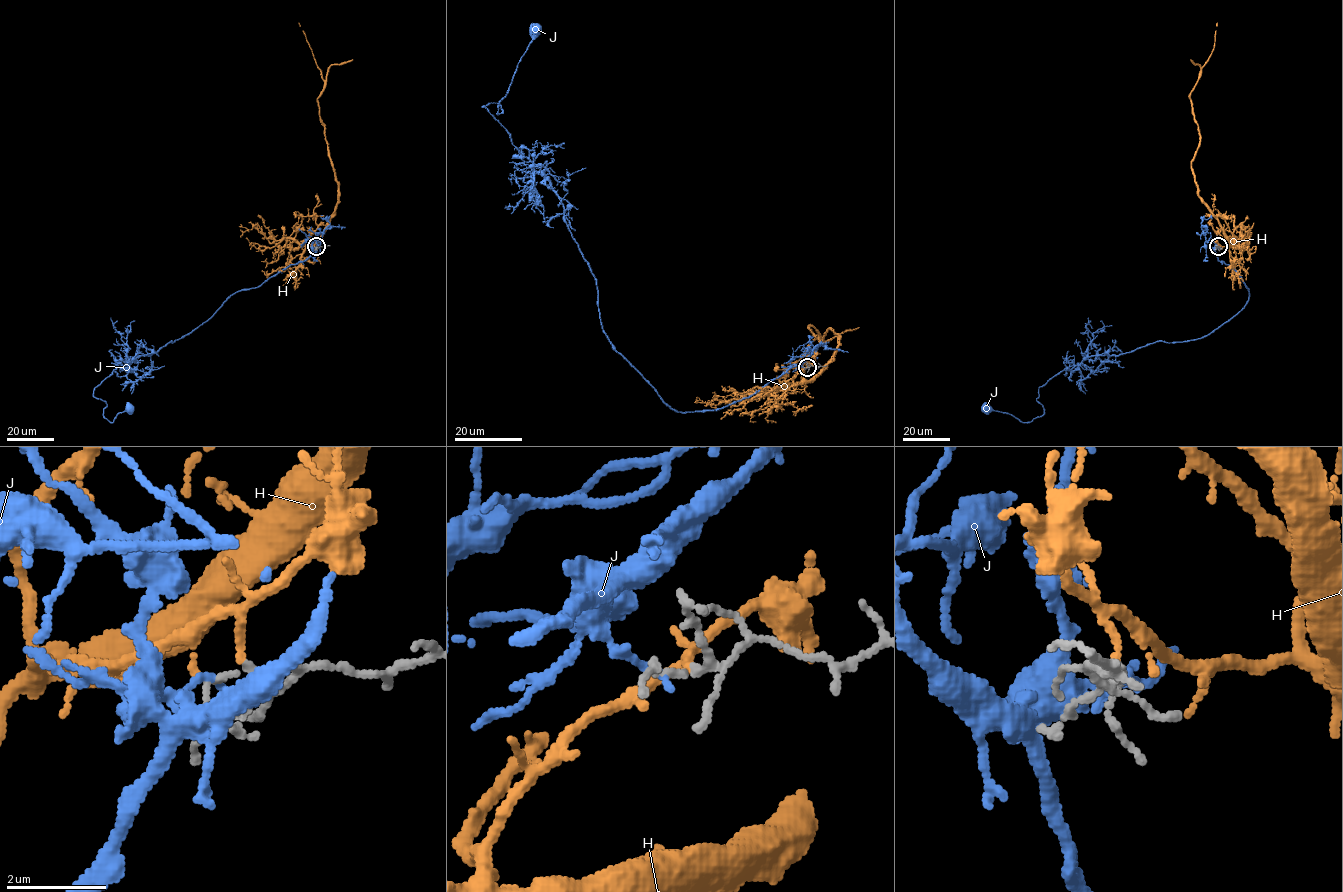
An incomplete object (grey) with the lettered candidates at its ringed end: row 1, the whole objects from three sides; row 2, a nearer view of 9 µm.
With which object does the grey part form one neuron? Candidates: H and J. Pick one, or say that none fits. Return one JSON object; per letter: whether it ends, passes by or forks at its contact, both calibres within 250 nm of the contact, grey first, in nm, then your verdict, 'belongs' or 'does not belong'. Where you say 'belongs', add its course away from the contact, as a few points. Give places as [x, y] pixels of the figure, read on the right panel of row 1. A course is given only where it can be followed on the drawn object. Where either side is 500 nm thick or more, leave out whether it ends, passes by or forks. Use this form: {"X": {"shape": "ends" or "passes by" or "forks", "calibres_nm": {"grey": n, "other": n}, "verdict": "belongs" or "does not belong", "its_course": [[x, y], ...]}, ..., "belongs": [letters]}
{"H": {"shape": "passes by", "calibres_nm": {"grey": 120, "other": 90}, "verdict": "belongs", "its_course": [[1219, 246], [1229, 245], [1229, 240], [1199, 195], [1191, 163], [1199, 140], [1190, 95], [1213, 49], [1217, 22]]}, "J": {"shape": "ends", "calibres_nm": {"grey": 90, "other": 160}, "verdict": "does not belong"}, "belongs": ["H"]}

